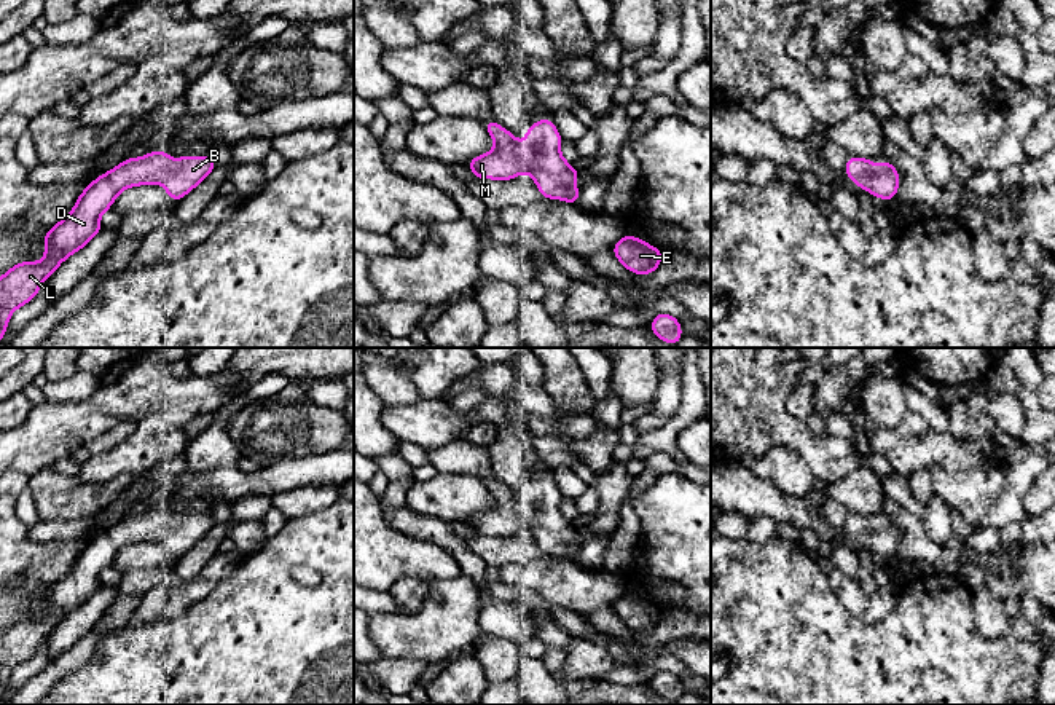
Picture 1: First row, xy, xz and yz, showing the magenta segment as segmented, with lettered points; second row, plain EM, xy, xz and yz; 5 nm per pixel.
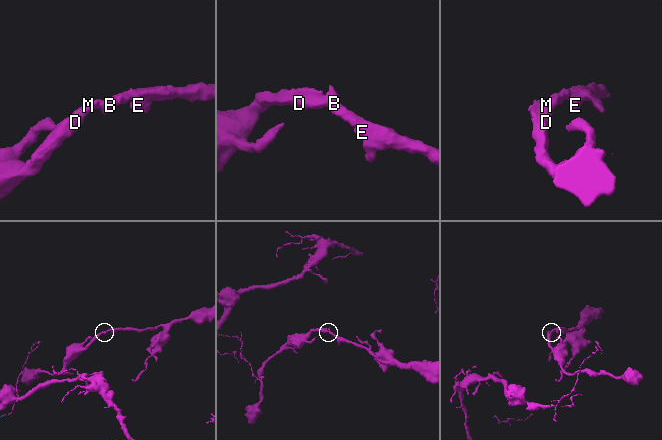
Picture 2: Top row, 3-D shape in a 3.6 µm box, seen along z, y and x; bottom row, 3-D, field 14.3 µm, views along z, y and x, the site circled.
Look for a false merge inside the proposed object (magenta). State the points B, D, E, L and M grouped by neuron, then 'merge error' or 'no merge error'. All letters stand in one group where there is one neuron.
B D E L M | no merge error

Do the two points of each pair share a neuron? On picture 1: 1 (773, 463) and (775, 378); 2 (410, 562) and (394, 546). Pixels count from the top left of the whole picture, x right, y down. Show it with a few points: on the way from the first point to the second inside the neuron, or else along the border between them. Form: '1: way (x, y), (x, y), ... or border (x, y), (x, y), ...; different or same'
1: border (751, 456), (786, 445), (807, 463); different
2: way (407, 559), (397, 549); same

